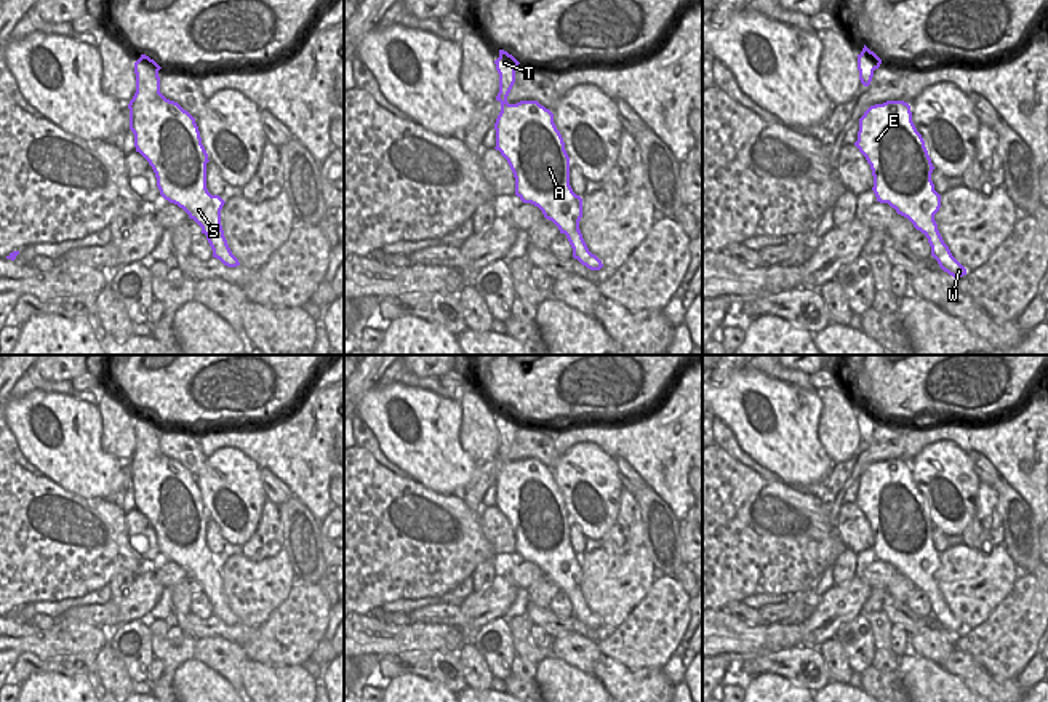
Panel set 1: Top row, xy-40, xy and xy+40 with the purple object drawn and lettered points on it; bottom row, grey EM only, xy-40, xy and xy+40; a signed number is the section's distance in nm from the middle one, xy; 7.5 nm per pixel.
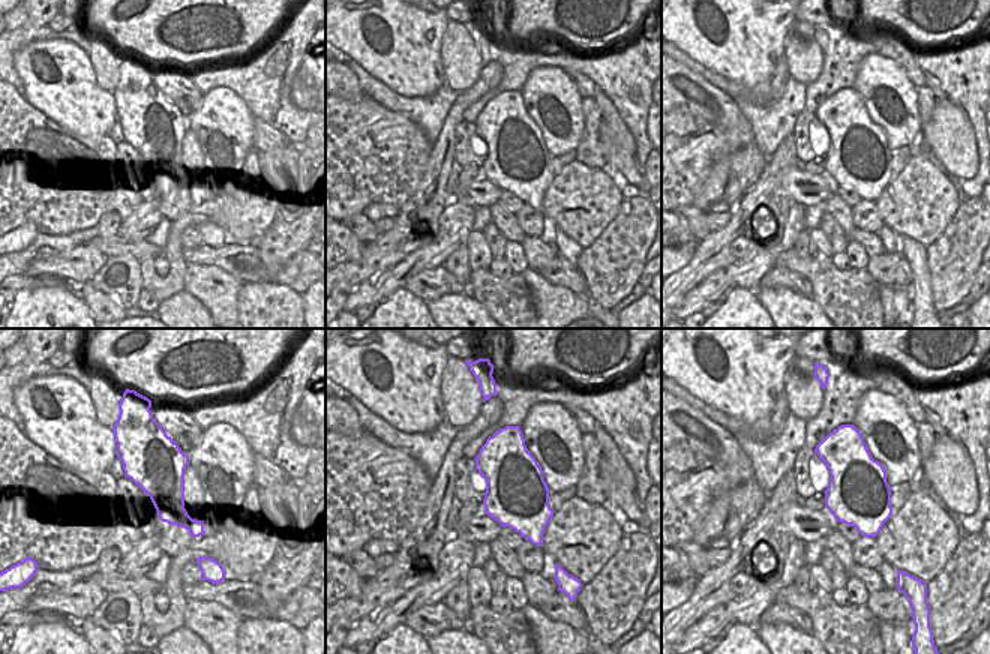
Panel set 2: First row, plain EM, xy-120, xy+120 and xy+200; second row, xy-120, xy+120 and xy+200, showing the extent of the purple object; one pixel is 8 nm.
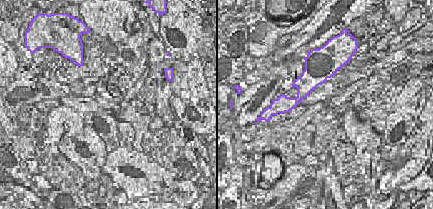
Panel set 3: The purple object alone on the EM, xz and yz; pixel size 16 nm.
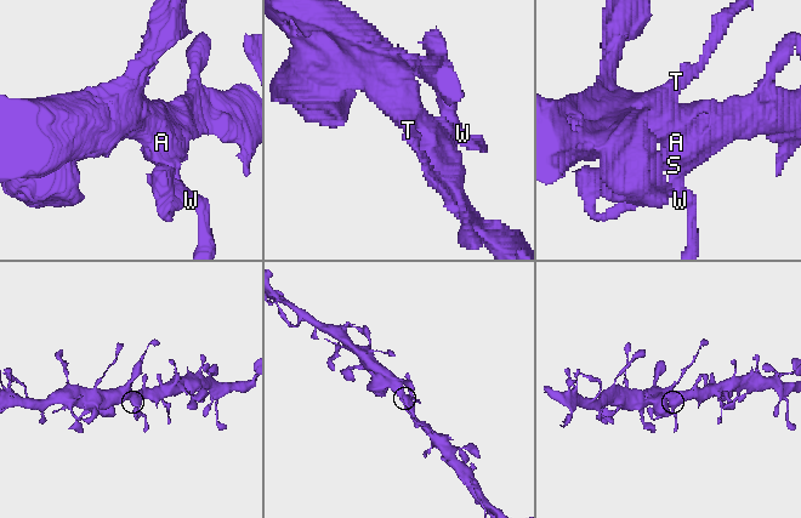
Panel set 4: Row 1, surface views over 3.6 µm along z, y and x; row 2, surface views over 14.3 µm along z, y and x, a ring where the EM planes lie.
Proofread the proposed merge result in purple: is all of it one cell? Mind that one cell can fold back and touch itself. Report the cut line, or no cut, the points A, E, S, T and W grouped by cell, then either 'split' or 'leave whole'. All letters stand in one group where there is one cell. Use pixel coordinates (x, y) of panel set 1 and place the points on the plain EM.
cut xy-40 (221, 586), (207, 594); groups A E S T / W; split

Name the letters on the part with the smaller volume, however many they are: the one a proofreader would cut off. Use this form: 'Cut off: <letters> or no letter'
Cut off: W

